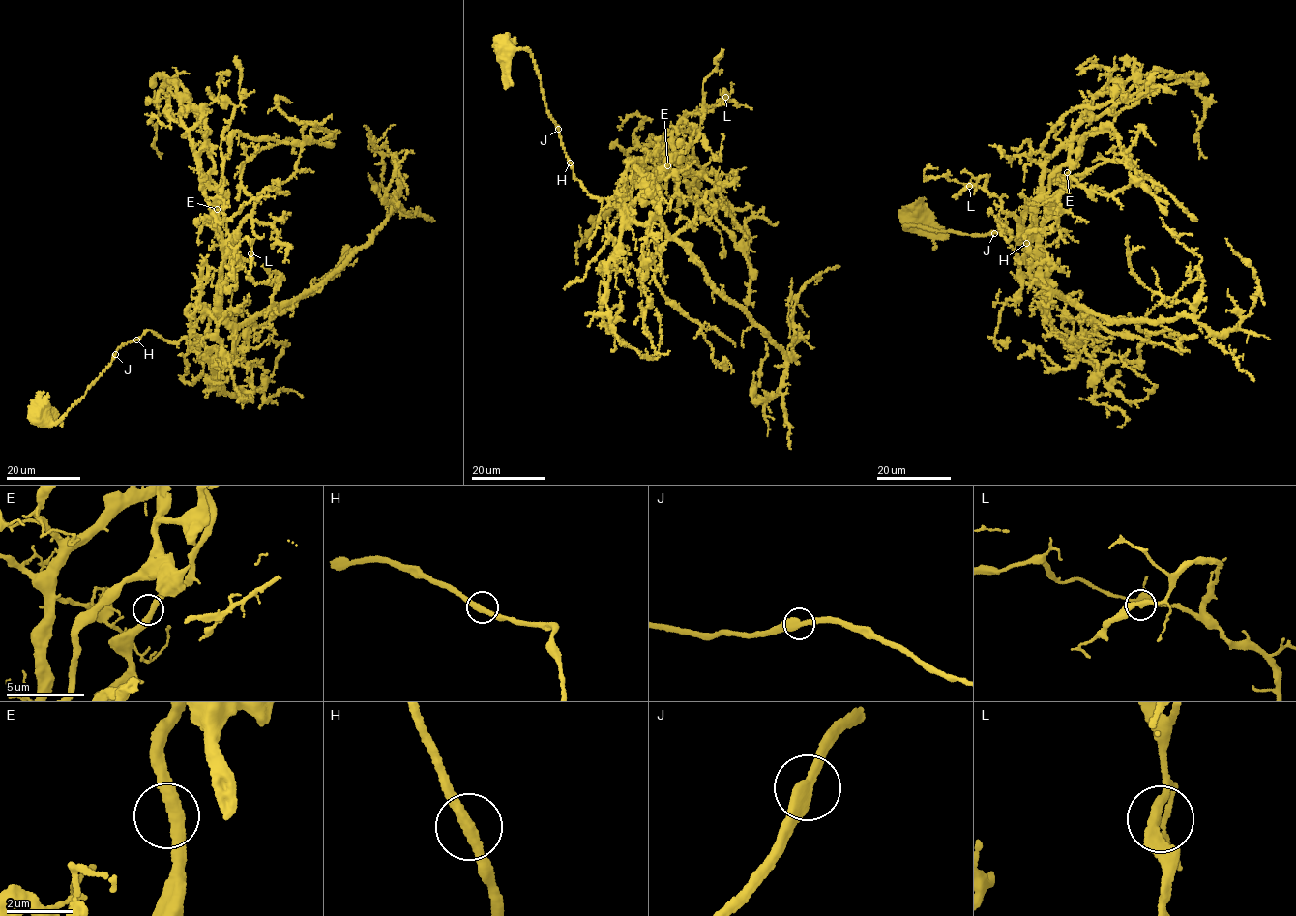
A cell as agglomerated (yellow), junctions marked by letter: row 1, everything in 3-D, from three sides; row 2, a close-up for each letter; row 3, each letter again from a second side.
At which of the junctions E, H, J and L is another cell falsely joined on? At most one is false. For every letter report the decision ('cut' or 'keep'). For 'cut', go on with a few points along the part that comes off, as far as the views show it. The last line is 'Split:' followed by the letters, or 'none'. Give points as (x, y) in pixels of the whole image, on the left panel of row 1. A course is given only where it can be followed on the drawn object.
E: keep
H: keep
J: keep
L: keep
Split: none

